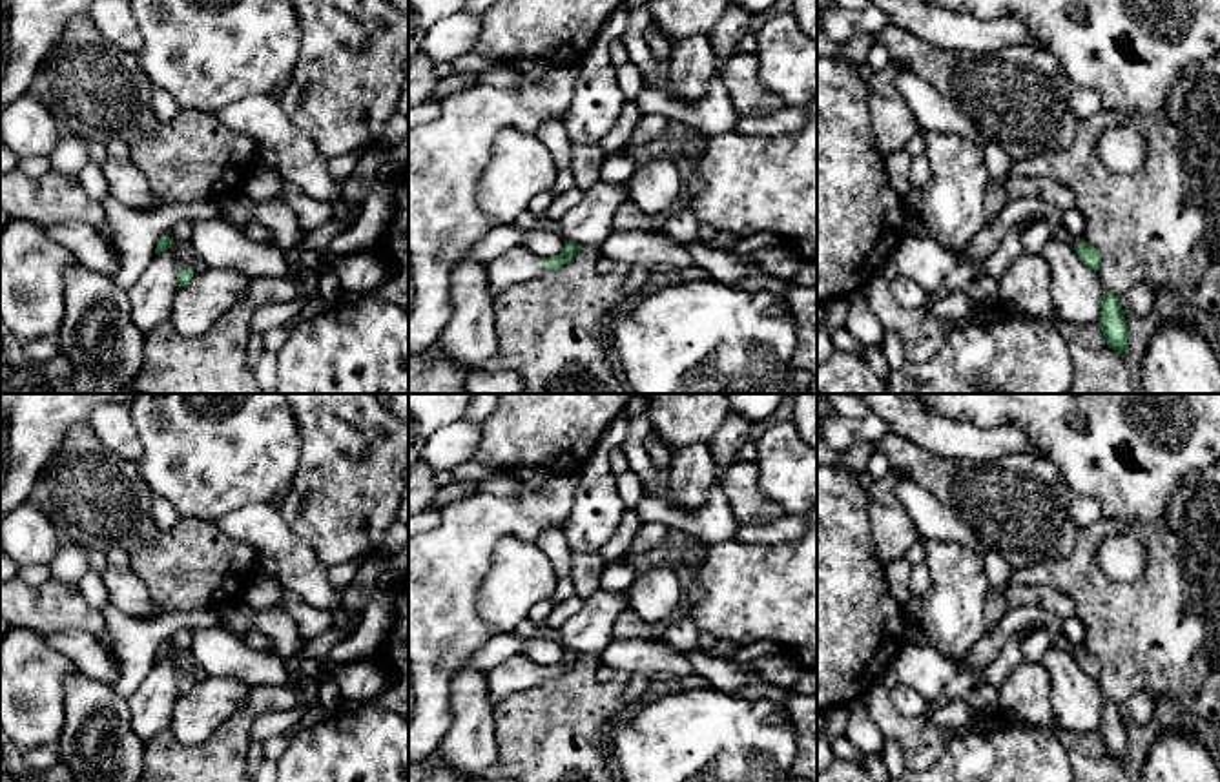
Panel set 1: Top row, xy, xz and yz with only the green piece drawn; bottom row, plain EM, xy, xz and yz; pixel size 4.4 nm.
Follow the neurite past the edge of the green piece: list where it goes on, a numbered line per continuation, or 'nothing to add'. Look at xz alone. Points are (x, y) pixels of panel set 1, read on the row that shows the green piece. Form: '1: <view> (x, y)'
1: xz (518, 265)

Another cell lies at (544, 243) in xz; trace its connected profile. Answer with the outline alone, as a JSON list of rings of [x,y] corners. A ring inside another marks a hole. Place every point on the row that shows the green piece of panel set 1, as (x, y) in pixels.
[[[542,224],[525,230],[523,246],[536,257],[556,257],[562,253],[565,241],[560,233],[551,232]]]

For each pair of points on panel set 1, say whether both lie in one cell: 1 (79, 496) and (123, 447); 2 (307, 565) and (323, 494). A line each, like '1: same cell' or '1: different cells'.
1: different cells
2: different cells

